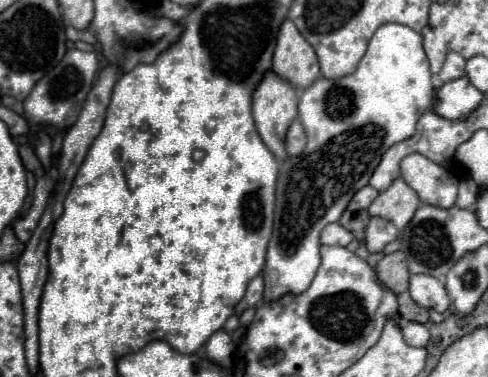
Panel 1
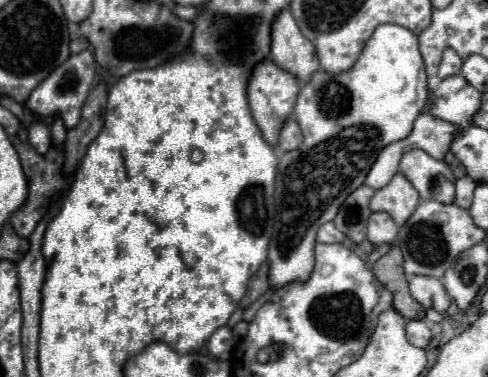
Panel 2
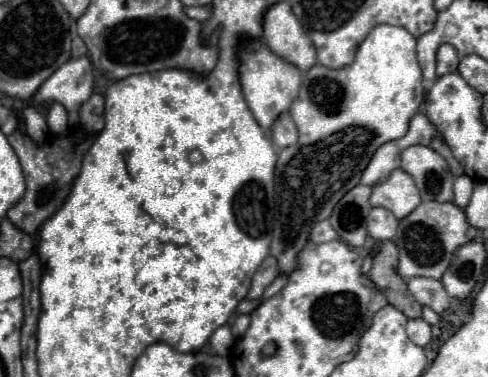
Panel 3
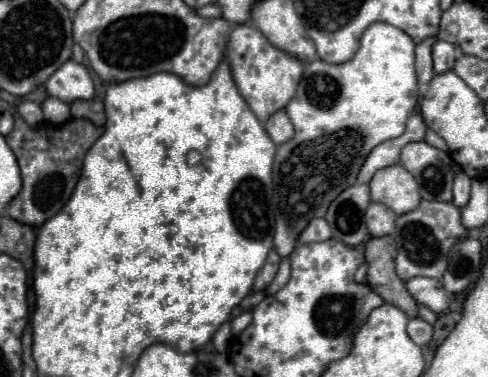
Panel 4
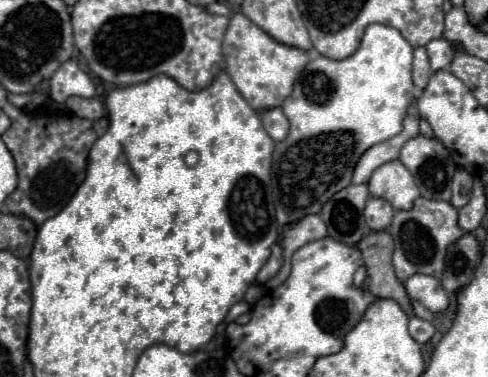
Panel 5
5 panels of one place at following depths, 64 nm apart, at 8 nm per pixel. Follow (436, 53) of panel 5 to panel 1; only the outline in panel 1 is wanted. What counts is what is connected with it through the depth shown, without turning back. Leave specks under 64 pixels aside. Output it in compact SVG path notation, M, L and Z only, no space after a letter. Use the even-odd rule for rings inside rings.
M450 52L444 60L444 66L440 70L440 80L448 82L448 80L456 80L464 76L464 68L466 68L466 60L458 54L458 52Z

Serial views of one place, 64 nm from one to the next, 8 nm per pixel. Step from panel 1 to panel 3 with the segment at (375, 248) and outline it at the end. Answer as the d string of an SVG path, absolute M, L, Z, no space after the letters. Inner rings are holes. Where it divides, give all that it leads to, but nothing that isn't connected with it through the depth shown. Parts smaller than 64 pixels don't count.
M372 208L368 216L368 234L378 242L392 240L396 234L396 224L398 220L392 216L392 212L384 208Z

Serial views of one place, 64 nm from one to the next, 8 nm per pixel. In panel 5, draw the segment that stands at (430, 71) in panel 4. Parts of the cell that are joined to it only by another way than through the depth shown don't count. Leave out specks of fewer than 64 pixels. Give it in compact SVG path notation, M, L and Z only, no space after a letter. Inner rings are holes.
M416 48L414 50L414 84L416 84L416 88L420 88L420 90L426 88L430 74L432 74L432 68L428 62L426 48Z

